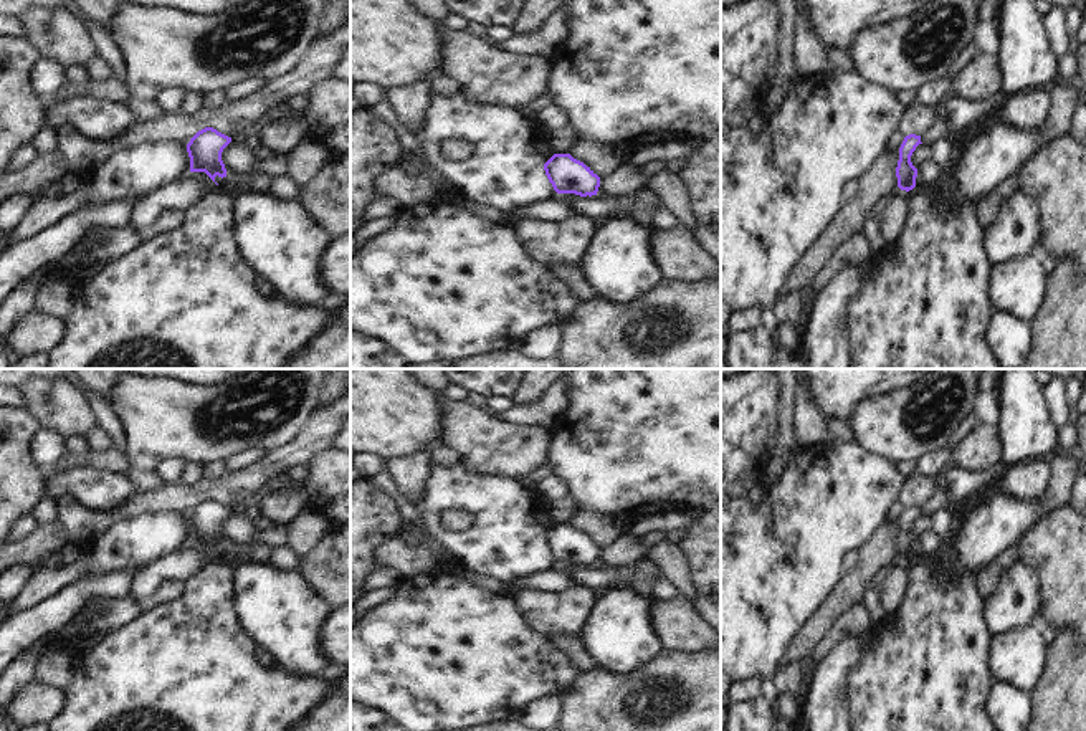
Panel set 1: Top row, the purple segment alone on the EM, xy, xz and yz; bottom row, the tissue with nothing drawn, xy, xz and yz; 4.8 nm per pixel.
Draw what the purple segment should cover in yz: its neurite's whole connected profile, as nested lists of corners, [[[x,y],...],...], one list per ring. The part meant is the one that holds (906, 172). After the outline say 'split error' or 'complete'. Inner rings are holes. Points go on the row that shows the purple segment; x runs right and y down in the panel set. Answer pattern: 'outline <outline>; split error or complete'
outline [[[909,134],[904,137],[899,147],[899,160],[896,167],[898,187],[901,190],[912,190],[916,187],[917,169],[911,162],[911,155],[916,147],[922,144],[921,136]]]; complete

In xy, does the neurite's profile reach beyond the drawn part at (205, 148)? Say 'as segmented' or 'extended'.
as segmented

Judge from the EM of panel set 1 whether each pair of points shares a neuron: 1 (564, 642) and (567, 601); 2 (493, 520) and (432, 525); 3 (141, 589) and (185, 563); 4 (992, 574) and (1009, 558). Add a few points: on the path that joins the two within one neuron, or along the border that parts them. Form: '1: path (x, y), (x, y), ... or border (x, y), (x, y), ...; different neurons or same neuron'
1: border (579, 632), (549, 632), (546, 635); different neurons
2: path (478, 535), (475, 538), (447, 538); same neuron
3: path (152, 578), (162, 568), (174, 564); same neuron
4: path (995, 571), (1005, 561); same neuron

